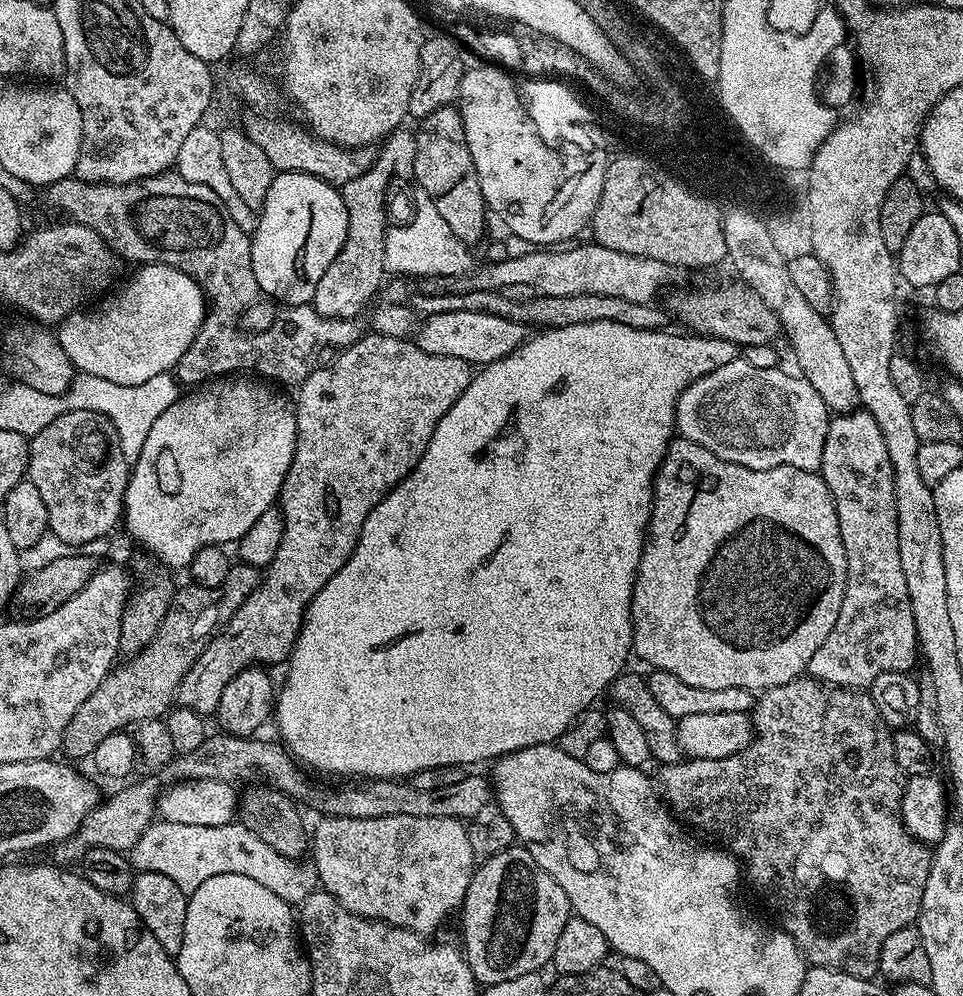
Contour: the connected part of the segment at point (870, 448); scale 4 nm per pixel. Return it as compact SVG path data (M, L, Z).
M863 410L842 412L829 419L822 462L822 475L838 510L838 526L842 530L842 546L846 550L846 590L842 610L838 610L838 622L834 622L830 638L826 638L826 642L818 646L814 658L810 658L807 675L836 688L868 690L878 674L911 673L912 667L918 664L914 614L910 610L906 574L902 574L902 557L898 554L898 510L892 481L894 470L890 466L890 456L886 454L878 422L874 422L872 415Z

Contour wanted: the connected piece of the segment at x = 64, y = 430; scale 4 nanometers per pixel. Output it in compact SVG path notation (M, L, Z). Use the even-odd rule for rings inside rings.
M74 410L54 418L28 442L26 479L34 482L46 505L49 533L73 546L104 540L116 524L118 528L124 515L129 471L114 426L90 410Z

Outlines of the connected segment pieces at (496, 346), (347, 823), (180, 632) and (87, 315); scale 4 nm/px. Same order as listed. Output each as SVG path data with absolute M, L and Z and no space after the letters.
M470 310L433 312L419 321L414 342L426 354L446 354L450 358L462 358L473 366L483 366L498 358L506 358L526 339L525 325L498 318L494 314L482 314Z
M325 815L324 821L313 831L310 836L310 859L316 866L316 879L319 887L325 892L329 892L338 903L346 906L359 916L365 916L367 920L382 920L386 924L393 924L395 928L405 928L411 932L418 932L421 936L431 937L431 932L435 928L440 928L444 924L444 919L452 911L459 909L466 898L466 890L472 881L472 873L477 867L478 862L474 854L470 854L470 838L465 821L455 820L454 818L350 818L349 816L330 816Z
M236 562L221 588L207 588L191 582L185 583L185 588L177 587L156 637L139 654L131 657L125 668L113 667L98 690L94 690L94 694L78 706L78 714L74 714L74 718L70 718L70 726L66 726L63 755L68 755L65 757L72 762L83 756L84 759L91 757L94 746L98 746L98 742L109 734L131 729L133 724L143 720L167 717L178 686L182 678L186 678L186 670L194 666L202 650L206 650L213 636L221 631L222 625L236 613L238 606L242 606L242 602L260 585L261 579L261 569Z
M145 264L135 270L120 288L111 289L94 306L97 306L94 310L82 308L74 311L57 327L57 340L79 373L92 374L118 385L141 385L158 374L175 369L182 354L197 336L208 309L203 287L184 271L165 264Z

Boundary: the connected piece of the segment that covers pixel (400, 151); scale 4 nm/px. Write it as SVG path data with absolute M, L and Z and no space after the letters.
M401 126L396 131L388 133L382 144L384 149L375 153L372 165L362 174L358 174L358 178L354 178L342 186L346 218L348 219L346 242L338 254L338 258L334 258L334 262L330 262L330 266L326 266L326 270L322 274L322 282L318 282L318 290L314 290L314 298L311 305L318 314L330 316L338 320L351 320L359 317L358 314L363 310L364 303L379 290L380 283L383 282L384 276L386 277L384 243L386 242L390 221L388 221L388 212L384 209L384 199L388 196L388 183L391 182L392 175L403 164L404 167L411 165L416 153L415 135L411 131L407 132L406 129L407 127Z

